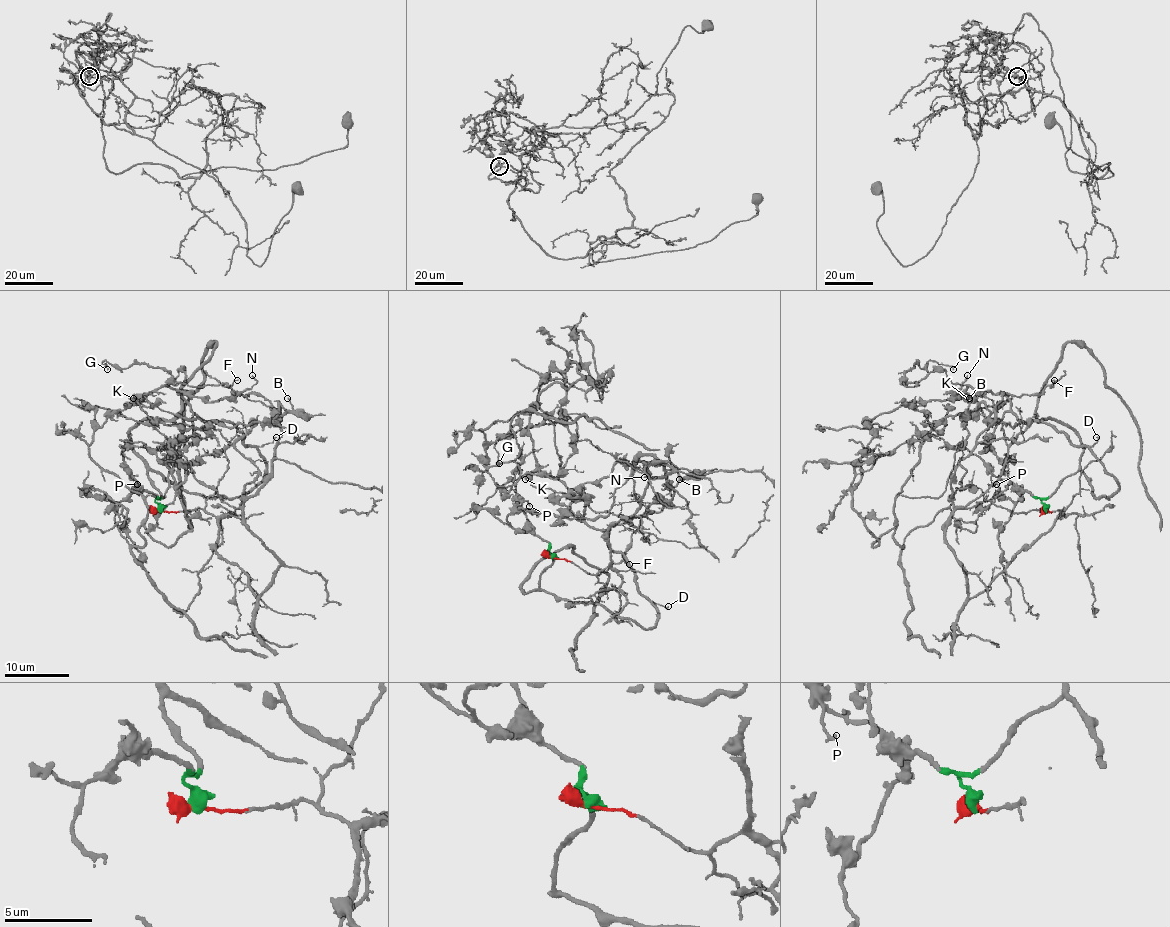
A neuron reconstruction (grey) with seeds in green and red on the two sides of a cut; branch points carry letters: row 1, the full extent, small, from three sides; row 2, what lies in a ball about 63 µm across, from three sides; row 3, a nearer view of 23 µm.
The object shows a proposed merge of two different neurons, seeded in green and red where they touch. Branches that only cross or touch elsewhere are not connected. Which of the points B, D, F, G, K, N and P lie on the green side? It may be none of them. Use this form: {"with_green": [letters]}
{"with_green": ["B", "D", "G", "K", "N", "P"]}

